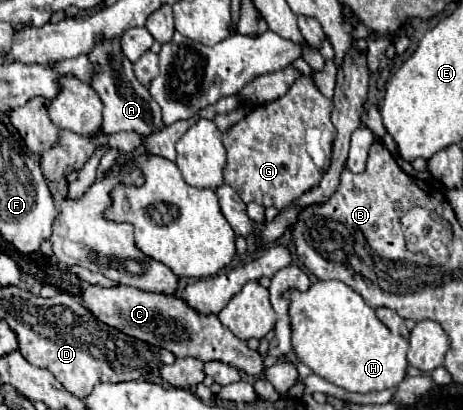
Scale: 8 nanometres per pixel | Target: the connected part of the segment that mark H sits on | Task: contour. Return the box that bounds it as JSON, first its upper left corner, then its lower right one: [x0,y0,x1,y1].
[289,281,409,393]

